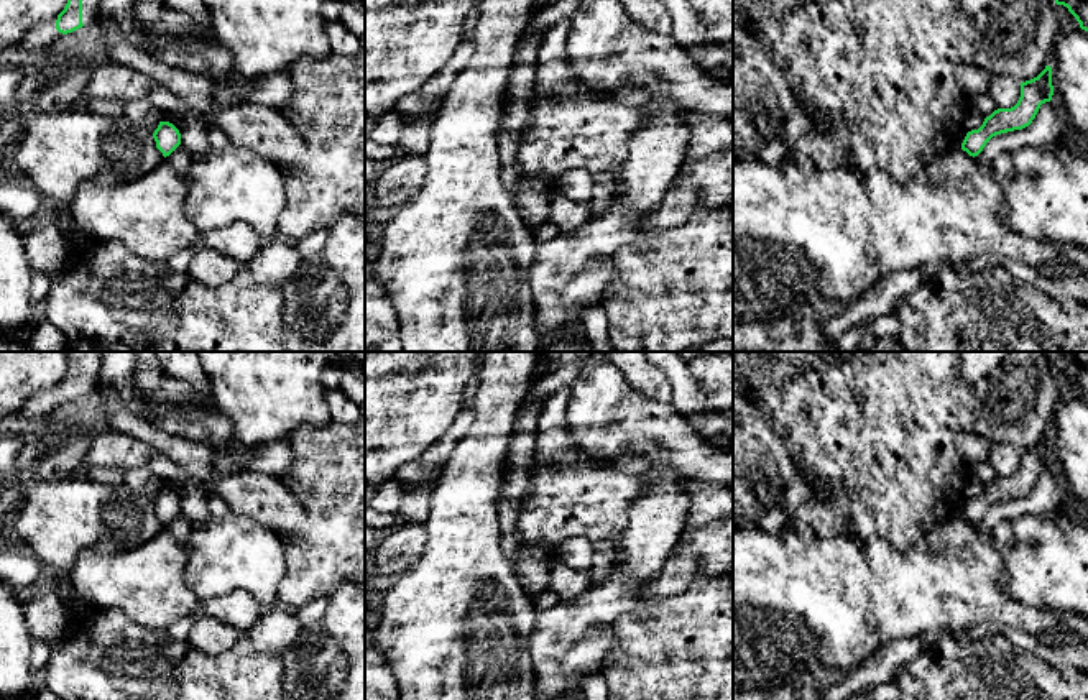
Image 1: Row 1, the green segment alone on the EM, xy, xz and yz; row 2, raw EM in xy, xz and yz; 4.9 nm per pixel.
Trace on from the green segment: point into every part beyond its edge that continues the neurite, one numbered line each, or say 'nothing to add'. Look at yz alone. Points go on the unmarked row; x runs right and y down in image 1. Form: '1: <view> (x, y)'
nothing to add

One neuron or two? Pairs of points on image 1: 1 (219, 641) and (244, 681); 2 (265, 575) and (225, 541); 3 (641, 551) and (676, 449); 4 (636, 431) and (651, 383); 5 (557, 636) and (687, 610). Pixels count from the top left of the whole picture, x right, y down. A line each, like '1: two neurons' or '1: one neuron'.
1: two neurons
2: one neuron
3: two neurons
4: two neurons
5: two neurons

